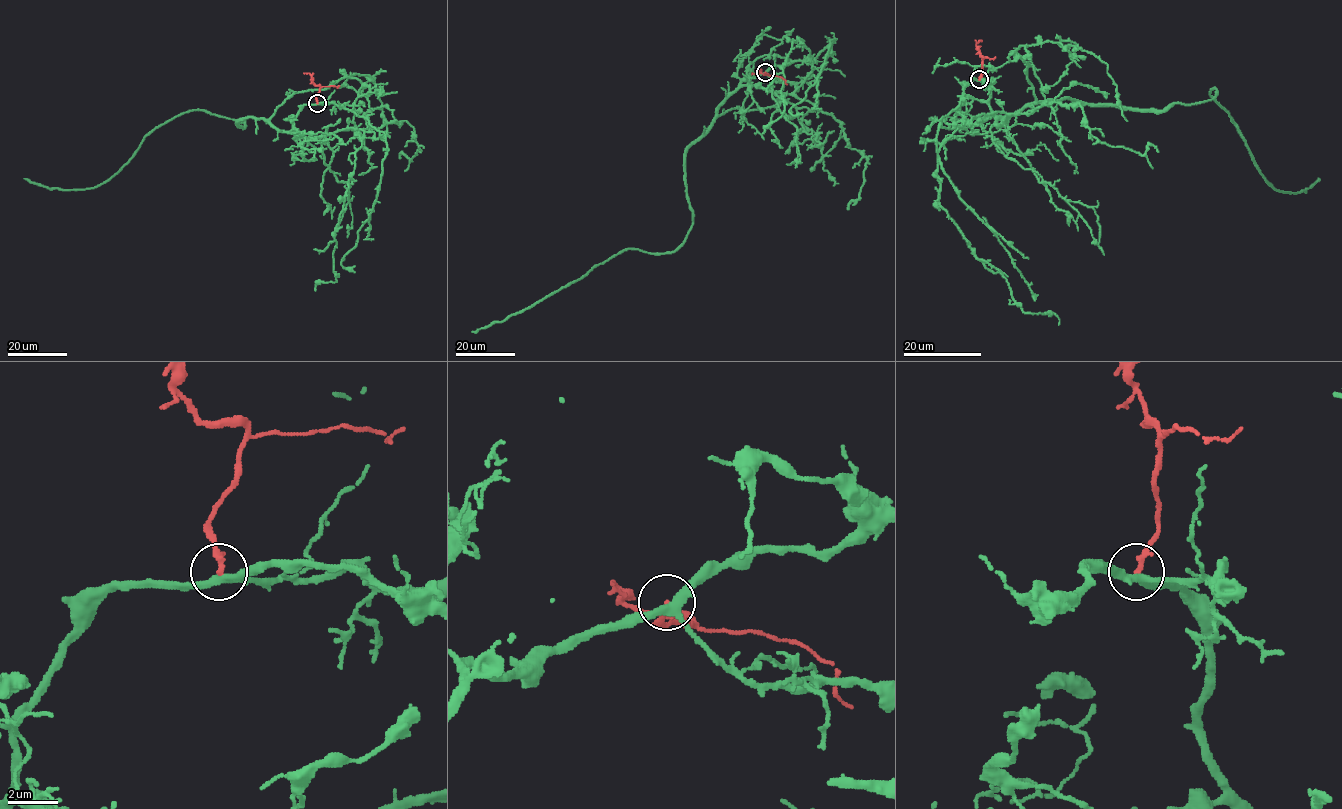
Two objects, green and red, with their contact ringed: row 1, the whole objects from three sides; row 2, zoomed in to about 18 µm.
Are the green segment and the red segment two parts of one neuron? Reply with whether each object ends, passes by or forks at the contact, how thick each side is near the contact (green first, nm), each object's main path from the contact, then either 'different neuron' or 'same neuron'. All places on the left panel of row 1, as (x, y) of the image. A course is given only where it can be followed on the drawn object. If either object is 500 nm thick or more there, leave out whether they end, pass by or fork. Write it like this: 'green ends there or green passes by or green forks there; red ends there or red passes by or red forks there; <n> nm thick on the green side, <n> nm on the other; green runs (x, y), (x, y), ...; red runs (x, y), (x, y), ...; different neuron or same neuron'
green forks there; red ends there; 300 nm thick on the green side, 220 nm on the other; green runs (317, 103), (303, 106), (290, 131), (187, 111), (152, 129), (89, 189), (24, 178); red runs (317, 103), (320, 86), (314, 84), (308, 73), (303, 73); different neuron

